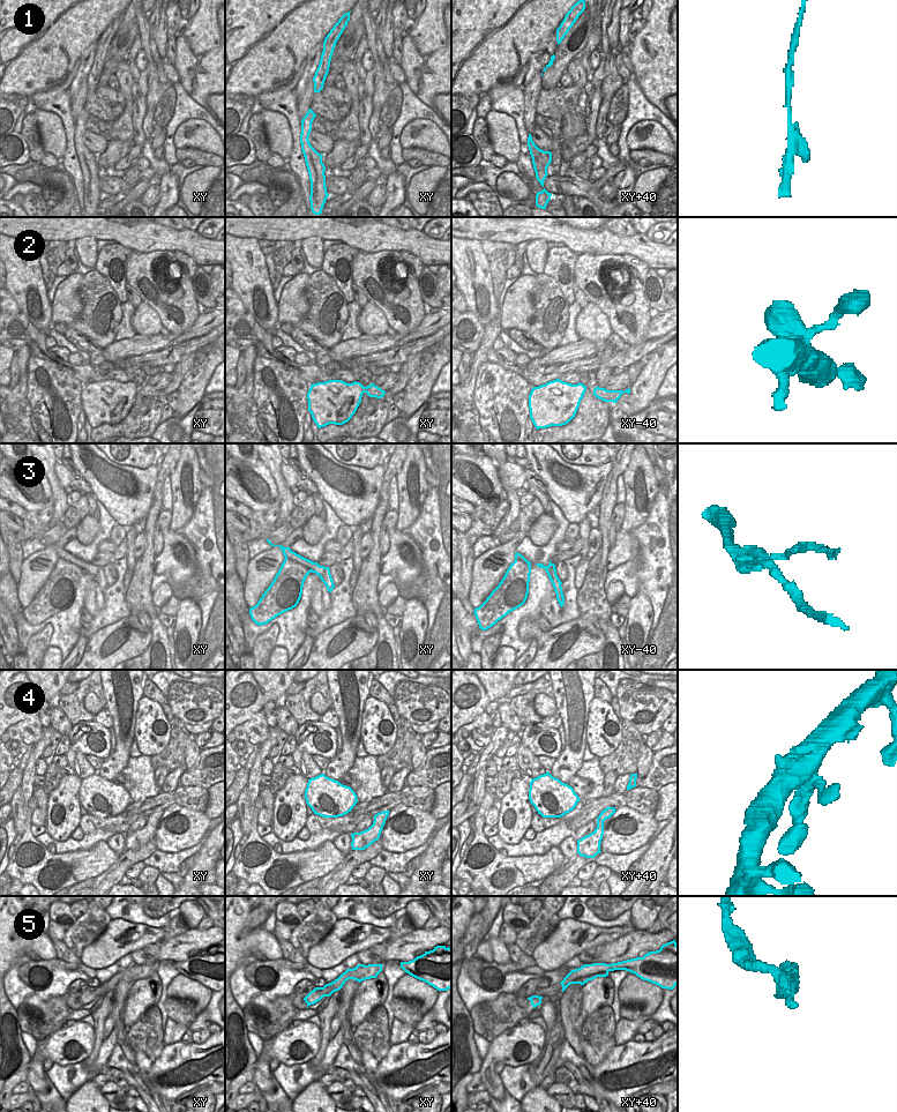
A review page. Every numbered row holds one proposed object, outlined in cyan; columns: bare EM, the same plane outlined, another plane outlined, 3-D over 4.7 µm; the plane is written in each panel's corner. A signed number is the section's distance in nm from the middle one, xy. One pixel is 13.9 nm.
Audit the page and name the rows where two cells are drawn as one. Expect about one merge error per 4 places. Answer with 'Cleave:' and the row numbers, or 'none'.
Cleave: 1, 3, 5

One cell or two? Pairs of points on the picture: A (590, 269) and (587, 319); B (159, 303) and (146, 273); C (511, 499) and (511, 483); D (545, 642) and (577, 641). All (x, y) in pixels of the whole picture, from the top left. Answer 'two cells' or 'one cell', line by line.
A: two cells
B: one cell
C: two cells
D: one cell

